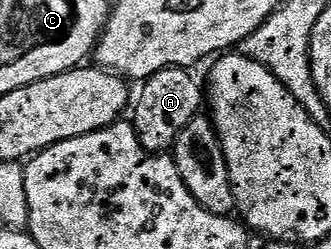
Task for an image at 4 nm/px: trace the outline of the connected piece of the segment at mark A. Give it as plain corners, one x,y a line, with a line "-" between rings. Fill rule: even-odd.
168,68
148,77
142,86
143,94
135,105
133,124
141,147
152,155
163,155
174,150
179,136
188,128
199,105
199,93
191,82
186,68

